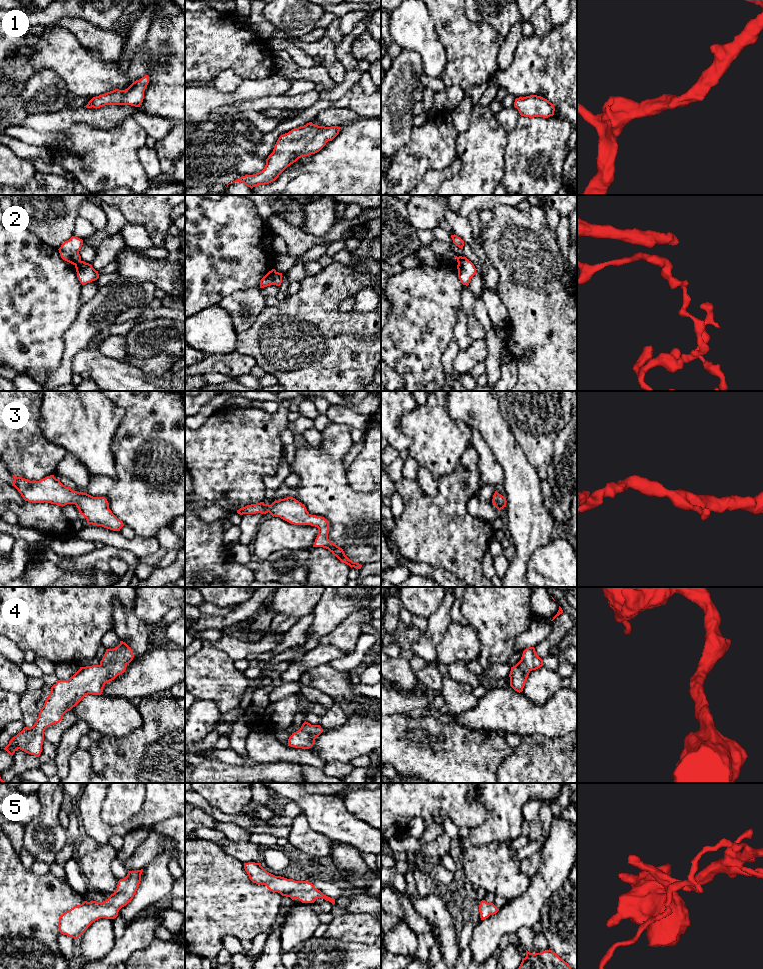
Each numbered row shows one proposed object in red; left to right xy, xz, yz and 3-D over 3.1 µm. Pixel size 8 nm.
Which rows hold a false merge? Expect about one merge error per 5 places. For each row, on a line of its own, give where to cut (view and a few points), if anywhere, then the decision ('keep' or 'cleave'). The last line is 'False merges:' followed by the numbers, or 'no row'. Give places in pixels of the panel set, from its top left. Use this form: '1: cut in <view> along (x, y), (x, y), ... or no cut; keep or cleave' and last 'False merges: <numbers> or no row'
1: no cut; keep
2: cut in xz along (277, 272), (271, 284); cleave
3: no cut; keep
4: no cut; keep
5: no cut; keep
False merges: 2

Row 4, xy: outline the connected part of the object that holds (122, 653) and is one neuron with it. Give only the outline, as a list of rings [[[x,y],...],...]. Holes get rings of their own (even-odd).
[[[123,641],[113,648],[107,649],[99,665],[80,667],[80,669],[68,680],[58,680],[52,687],[44,706],[40,709],[35,724],[14,736],[9,744],[3,748],[13,756],[16,750],[20,749],[28,754],[39,757],[42,752],[44,731],[47,727],[59,723],[63,715],[75,707],[86,695],[101,695],[106,683],[114,680],[118,675],[125,672],[127,665],[133,660],[133,650]]]

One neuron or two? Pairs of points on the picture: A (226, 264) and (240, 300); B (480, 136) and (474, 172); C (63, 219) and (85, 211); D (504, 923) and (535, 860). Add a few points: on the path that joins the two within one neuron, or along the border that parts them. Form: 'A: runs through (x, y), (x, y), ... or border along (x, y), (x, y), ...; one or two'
A: border along (259, 287), (250, 287), (233, 292), (216, 303); two
B: runs through (480, 145), (480, 163); one
C: border along (81, 205), (78, 214); two
D: border along (540, 853), (540, 867), (531, 876); two

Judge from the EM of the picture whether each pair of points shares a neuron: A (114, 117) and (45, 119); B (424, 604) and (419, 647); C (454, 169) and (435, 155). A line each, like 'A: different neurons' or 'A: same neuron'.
A: same neuron
B: different neurons
C: different neurons

